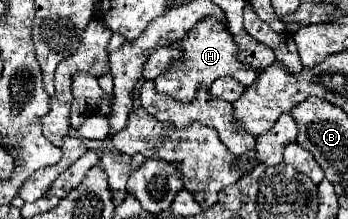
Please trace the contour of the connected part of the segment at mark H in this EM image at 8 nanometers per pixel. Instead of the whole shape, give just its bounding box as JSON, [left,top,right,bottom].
[154,17,256,101]

